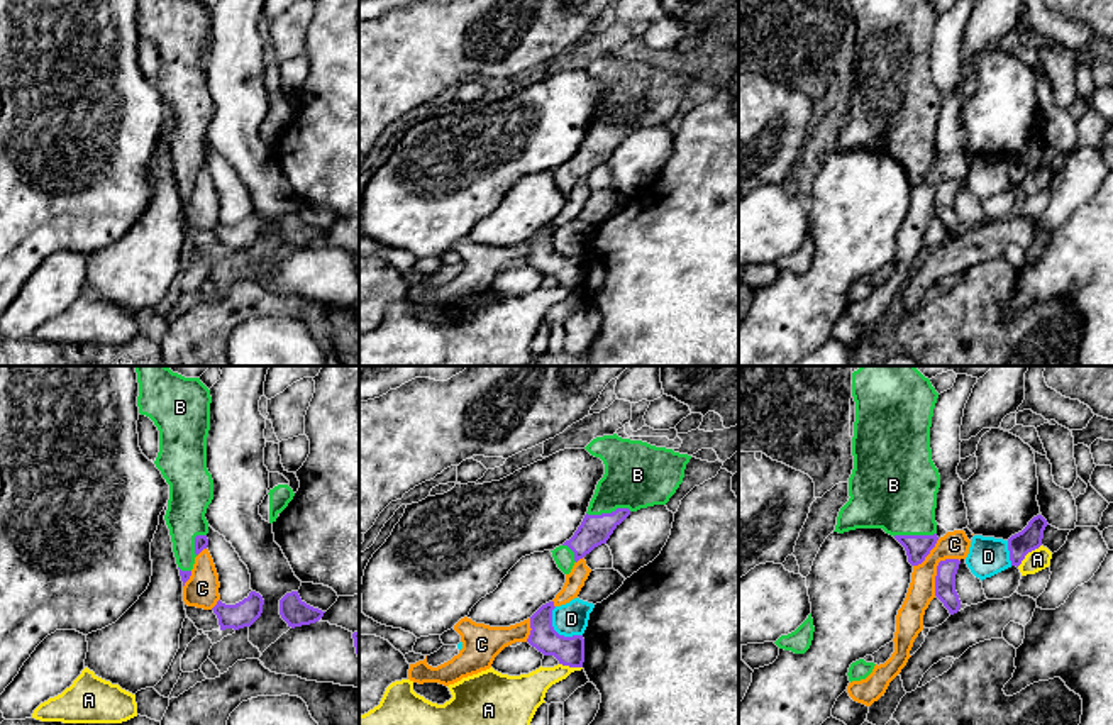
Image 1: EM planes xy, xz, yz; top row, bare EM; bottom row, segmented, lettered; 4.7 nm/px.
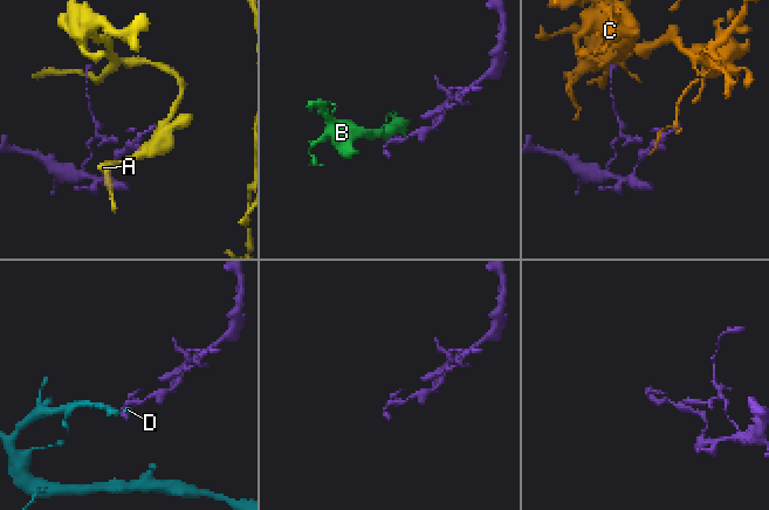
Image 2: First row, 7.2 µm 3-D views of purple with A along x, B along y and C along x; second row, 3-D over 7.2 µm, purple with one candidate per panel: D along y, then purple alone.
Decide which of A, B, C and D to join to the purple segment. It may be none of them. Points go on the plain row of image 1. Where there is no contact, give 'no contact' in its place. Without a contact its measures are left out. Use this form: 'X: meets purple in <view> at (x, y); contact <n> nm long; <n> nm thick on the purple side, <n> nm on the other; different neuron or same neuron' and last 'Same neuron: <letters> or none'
A: meets purple in yz at (1027, 173); contact 160 nm long; 110 nm thick on the purple side, 100 nm on the other; different neuron
B: meets purple in xz at (609, 134); contact 220 nm long; 140 nm thick on the purple side, 320 nm on the other; same neuron
C: meets purple in yz at (937, 190); contact 220 nm long; 100 nm thick on the purple side, 130 nm on the other; different neuron
D: meets purple in xz at (558, 254); contact 200 nm long; 140 nm thick on the purple side, 160 nm on the other; different neuron
Same neuron: B

